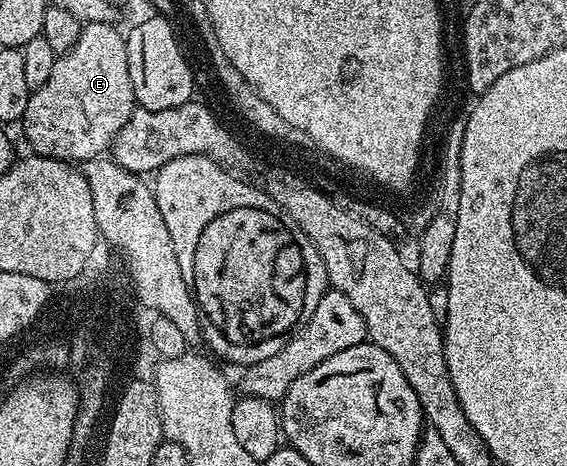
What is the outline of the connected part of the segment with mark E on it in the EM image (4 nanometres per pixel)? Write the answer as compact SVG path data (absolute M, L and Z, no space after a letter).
M112 22L82 25L79 40L66 54L59 54L55 68L43 88L32 91L27 100L27 112L19 123L34 155L57 158L70 164L84 164L90 158L102 157L112 147L115 136L132 116L135 103L131 88L131 72L127 68L126 35L116 30Z

